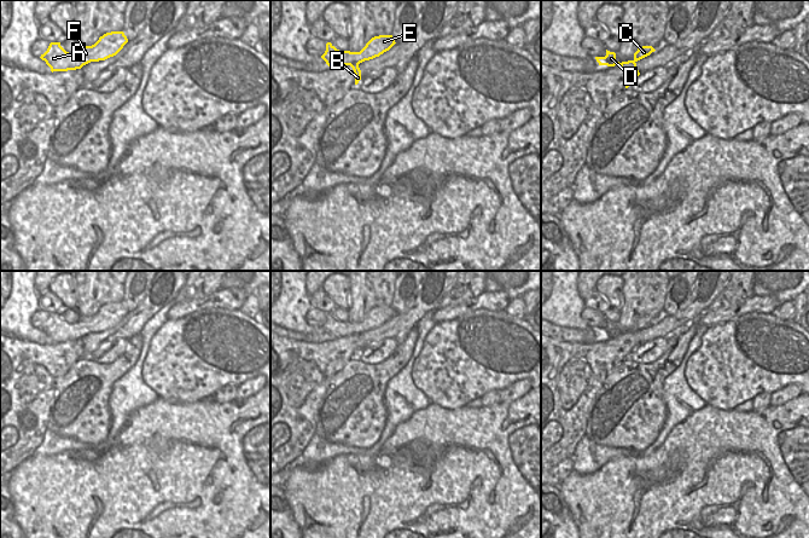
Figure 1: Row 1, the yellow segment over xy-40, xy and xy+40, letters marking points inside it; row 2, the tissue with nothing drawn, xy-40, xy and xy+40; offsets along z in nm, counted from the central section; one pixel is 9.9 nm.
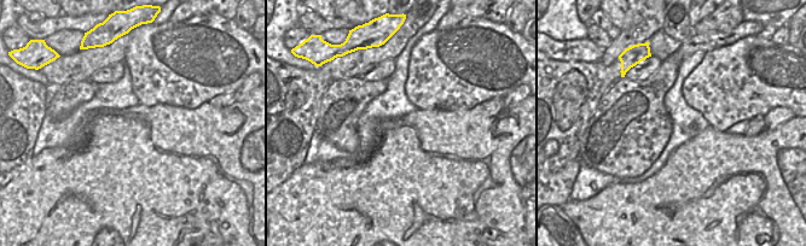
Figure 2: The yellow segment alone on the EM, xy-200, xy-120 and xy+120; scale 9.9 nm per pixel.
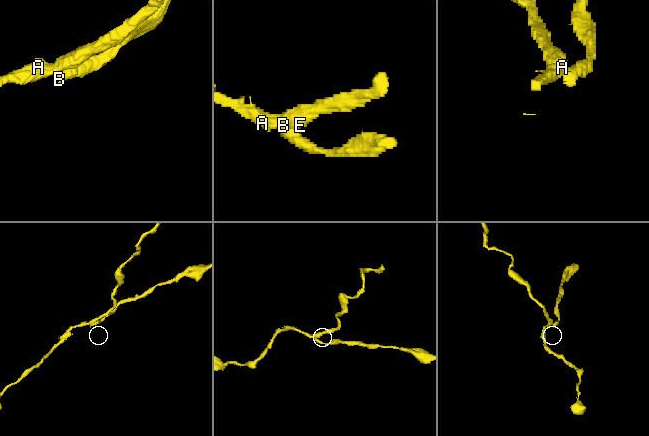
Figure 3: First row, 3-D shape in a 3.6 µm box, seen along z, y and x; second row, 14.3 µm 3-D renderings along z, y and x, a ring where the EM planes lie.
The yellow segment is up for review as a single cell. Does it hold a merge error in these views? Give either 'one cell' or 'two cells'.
two cells

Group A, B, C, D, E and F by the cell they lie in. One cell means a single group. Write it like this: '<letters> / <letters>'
A C D E F / B

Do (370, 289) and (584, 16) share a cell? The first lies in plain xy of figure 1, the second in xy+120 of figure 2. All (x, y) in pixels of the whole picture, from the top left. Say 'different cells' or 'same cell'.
different cells

